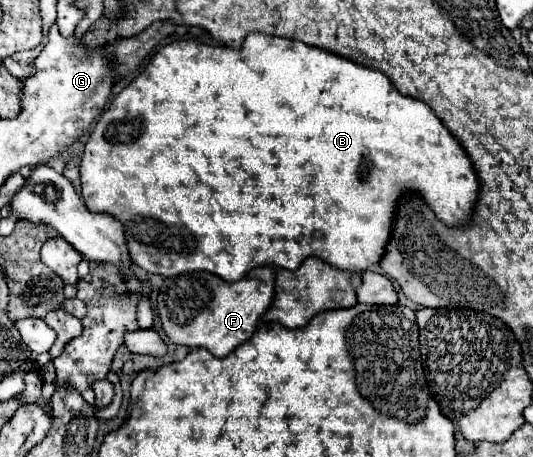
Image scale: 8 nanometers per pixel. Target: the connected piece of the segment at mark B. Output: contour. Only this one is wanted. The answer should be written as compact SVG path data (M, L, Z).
M258 32L248 34L240 50L228 46L208 46L192 39L180 39L162 46L146 70L134 78L100 116L84 146L80 180L86 208L90 212L106 212L122 222L130 258L142 270L166 278L198 270L218 274L226 282L238 282L246 272L258 266L296 270L310 256L316 256L338 270L364 272L382 260L386 244L392 236L390 232L394 226L398 200L404 194L416 194L424 198L436 218L446 226L464 226L474 214L480 192L476 170L462 144L424 102L398 94L392 82L374 68L360 66L338 54L306 46L298 40Z

